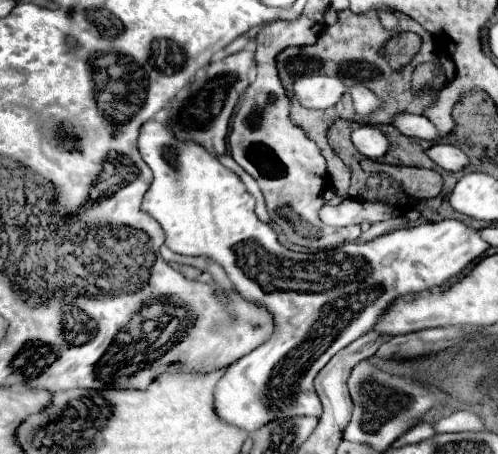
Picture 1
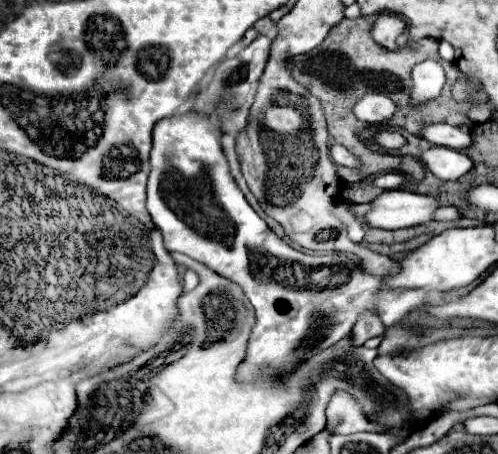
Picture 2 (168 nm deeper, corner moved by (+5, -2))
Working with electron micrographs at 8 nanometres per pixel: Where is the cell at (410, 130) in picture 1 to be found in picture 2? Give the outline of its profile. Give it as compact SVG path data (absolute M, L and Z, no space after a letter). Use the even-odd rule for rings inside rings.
M448 123L424 125L420 129L420 137L430 141L432 145L442 145L452 149L466 149L470 145L470 133L460 127L452 127Z

